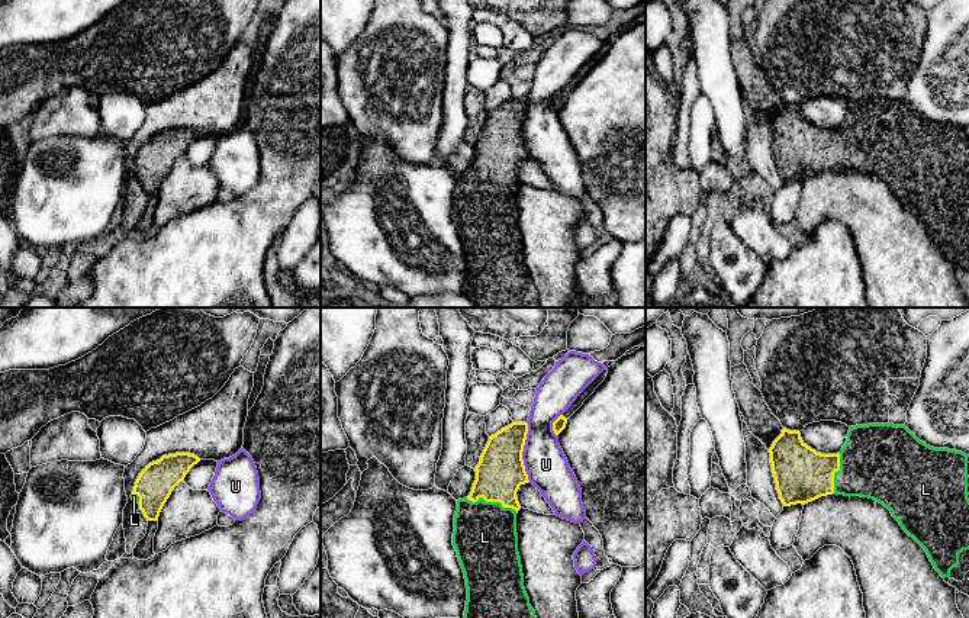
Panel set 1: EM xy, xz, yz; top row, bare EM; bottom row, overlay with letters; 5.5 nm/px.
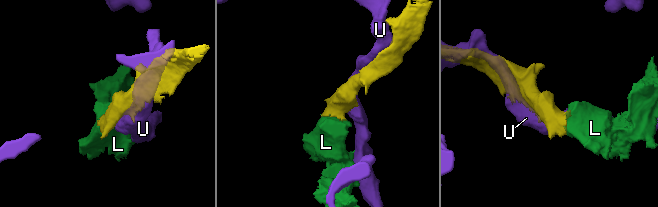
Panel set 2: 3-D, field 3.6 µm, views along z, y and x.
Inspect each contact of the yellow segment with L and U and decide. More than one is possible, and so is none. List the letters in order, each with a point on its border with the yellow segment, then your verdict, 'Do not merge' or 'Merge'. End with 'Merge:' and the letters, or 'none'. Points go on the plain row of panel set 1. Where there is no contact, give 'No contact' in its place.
L: Touches yellow at xz (492, 176). Merge
U: Touches yellow at xz (522, 125). Do not merge
Merge: L

